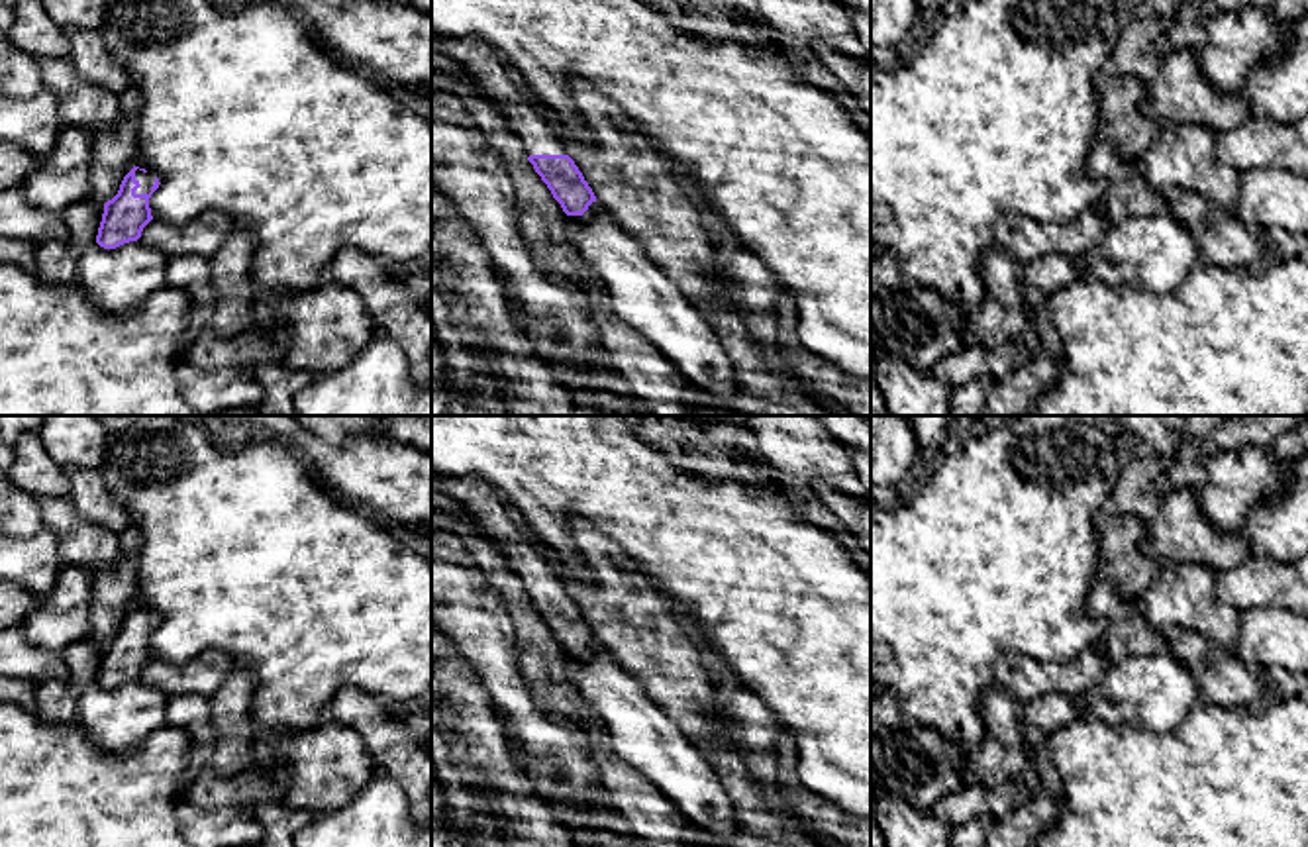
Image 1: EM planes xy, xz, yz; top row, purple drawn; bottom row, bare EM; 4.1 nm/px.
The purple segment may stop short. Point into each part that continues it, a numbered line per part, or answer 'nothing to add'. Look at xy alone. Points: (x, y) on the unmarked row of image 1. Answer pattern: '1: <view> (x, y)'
1: xy (146, 618)

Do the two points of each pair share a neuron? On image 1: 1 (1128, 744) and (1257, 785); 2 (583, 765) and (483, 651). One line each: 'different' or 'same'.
1: same
2: same

